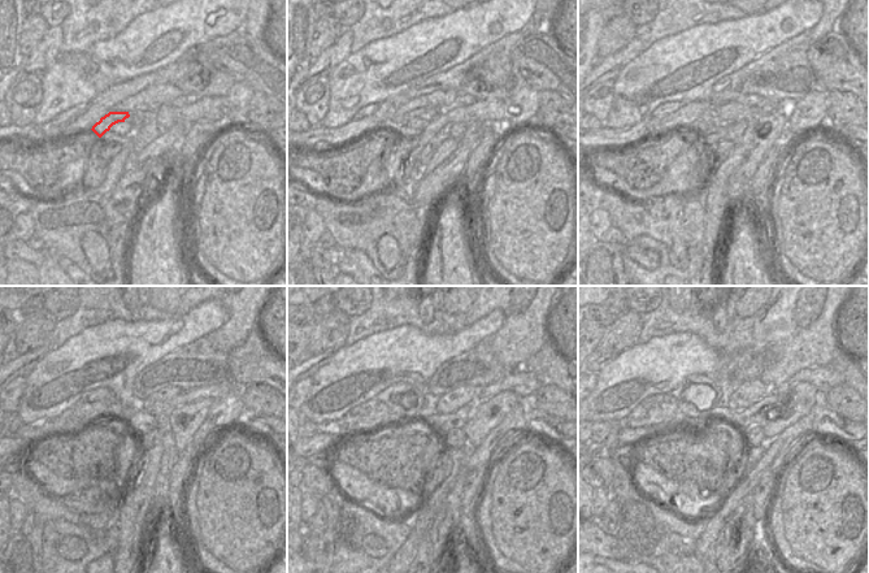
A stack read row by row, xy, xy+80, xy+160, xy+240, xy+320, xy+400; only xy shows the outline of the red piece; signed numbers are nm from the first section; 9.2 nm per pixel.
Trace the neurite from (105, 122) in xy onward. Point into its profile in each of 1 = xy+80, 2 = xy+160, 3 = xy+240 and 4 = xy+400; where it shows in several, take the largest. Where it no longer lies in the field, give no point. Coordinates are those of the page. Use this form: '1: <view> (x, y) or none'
1: xy+80 (426, 114)
2: xy+160 (733, 112)
3: xy+240 (220, 390)
4: xy+400 (824, 378)

